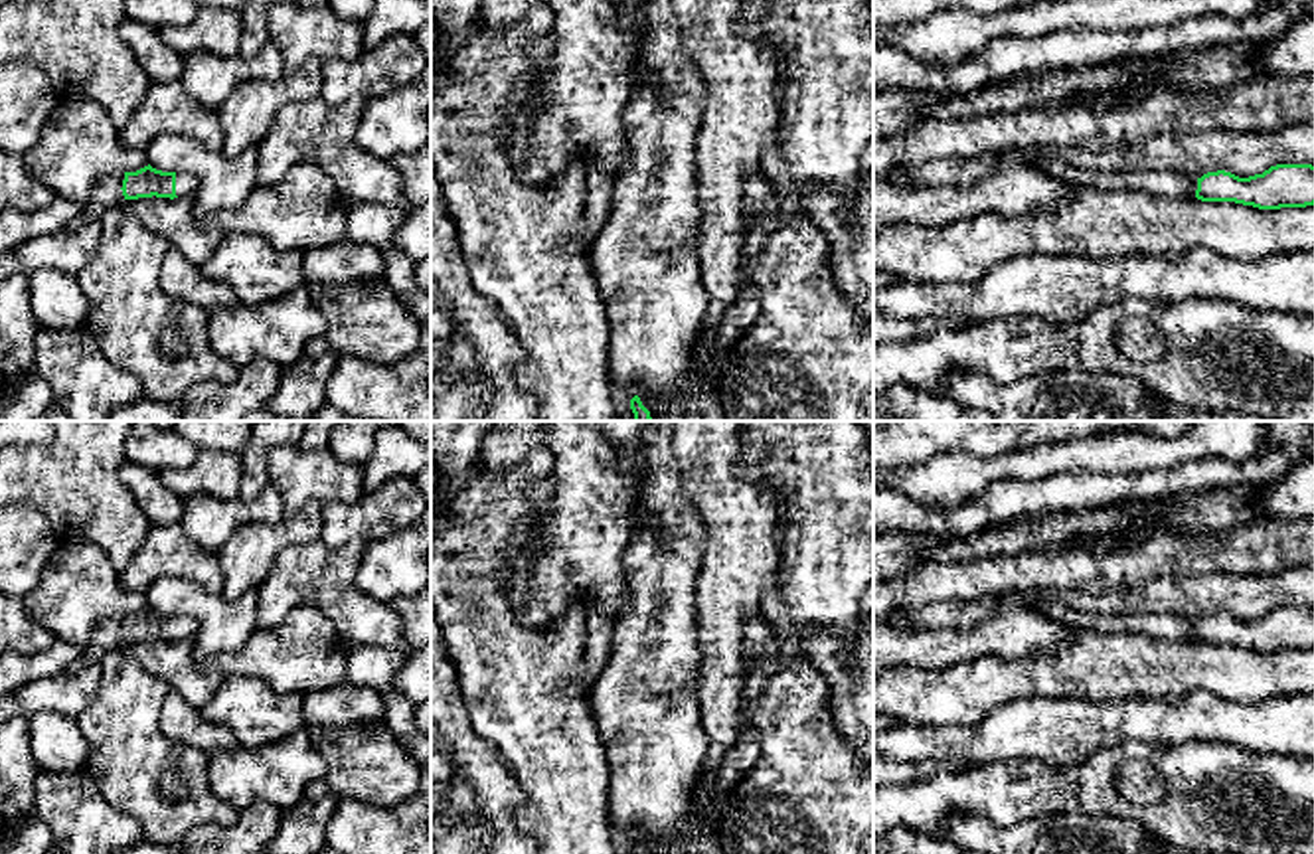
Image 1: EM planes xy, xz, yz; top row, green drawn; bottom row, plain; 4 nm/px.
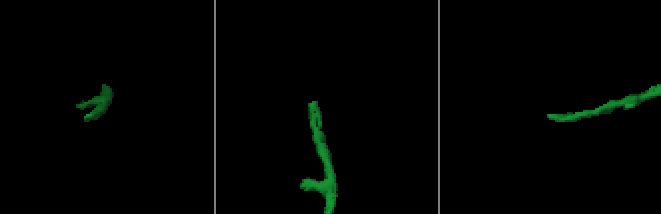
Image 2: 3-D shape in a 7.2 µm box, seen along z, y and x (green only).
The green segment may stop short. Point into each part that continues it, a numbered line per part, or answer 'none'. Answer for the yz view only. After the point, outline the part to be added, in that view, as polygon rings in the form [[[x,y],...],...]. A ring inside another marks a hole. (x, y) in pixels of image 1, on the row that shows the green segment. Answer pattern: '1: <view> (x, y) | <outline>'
1: yz (1172, 186) | [[[1035,156],[1033,164],[1049,172],[1055,180],[1065,182],[1073,188],[1095,188],[1101,192],[1146,192],[1170,202],[1197,200],[1197,180],[1190,180],[1174,172],[1156,172],[1148,168],[1138,168],[1132,172],[1099,172],[1083,170],[1057,158],[1041,156]]]

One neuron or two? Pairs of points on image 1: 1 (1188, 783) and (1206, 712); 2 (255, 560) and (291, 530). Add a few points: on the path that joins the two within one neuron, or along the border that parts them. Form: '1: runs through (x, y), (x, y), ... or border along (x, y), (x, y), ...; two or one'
1: border along (1154, 744), (1216, 740), (1245, 750); two
2: runs through (263, 552), (283, 534); one

